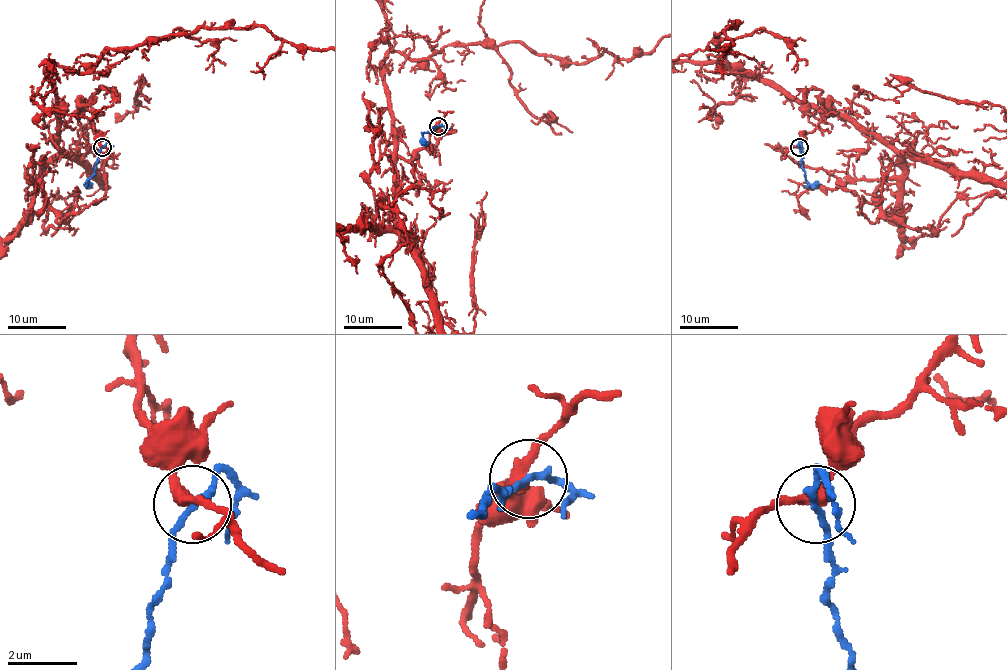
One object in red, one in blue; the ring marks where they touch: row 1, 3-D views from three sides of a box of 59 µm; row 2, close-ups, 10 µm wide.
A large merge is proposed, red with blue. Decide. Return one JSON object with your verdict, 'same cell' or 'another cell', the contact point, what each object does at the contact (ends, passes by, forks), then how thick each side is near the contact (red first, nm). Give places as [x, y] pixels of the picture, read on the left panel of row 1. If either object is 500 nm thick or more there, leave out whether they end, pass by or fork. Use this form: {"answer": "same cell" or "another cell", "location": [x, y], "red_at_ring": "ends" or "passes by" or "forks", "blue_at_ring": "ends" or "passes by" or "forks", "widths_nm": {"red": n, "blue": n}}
{"answer": "another cell", "location": [102, 147], "red_at_ring": "passes by", "blue_at_ring": "passes by", "widths_nm": {"red": 340, "blue": 180}}

